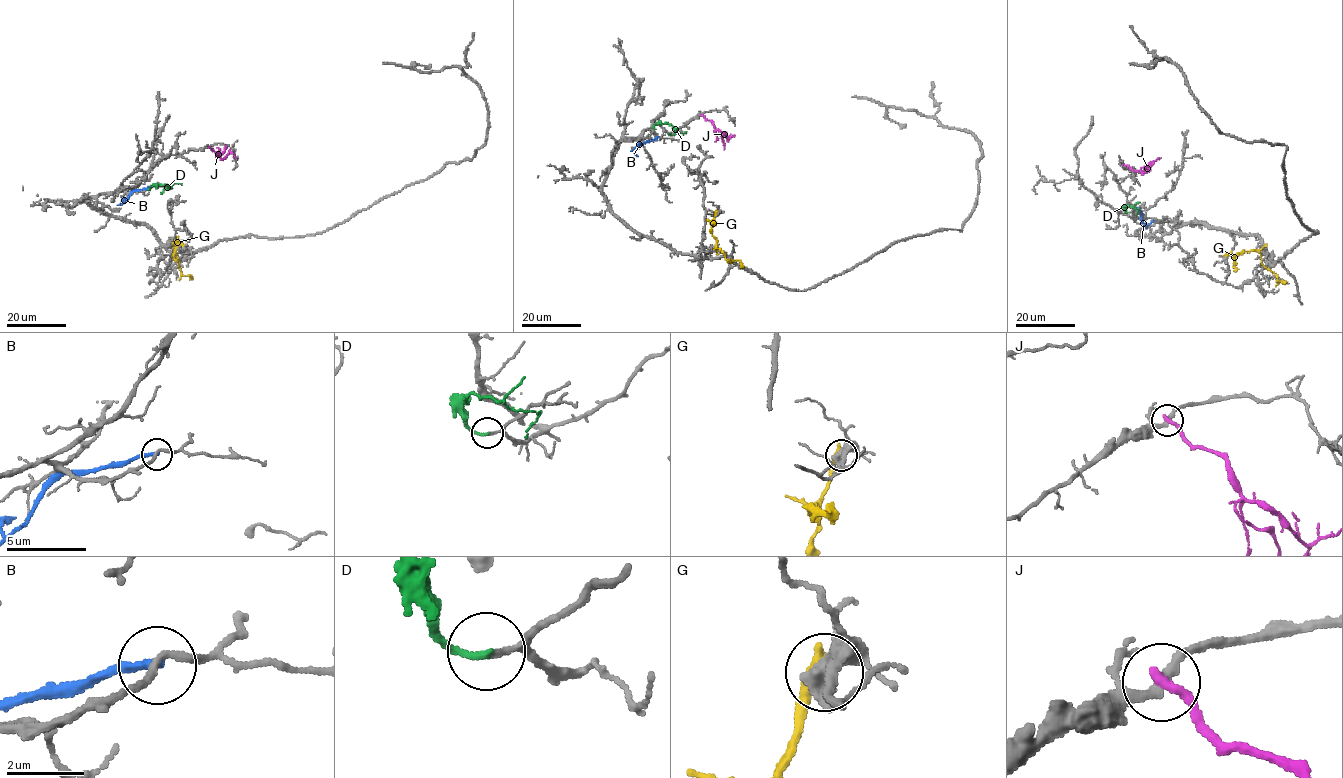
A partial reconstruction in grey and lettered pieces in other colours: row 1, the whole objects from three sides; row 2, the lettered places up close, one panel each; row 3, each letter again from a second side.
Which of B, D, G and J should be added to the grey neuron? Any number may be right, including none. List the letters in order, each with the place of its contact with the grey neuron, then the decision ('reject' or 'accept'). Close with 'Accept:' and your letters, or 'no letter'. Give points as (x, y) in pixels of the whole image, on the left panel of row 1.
B: meets grey at (151, 187); reject
D: meets grey at (148, 190); accept
G: meets grey at (183, 245); reject
J: meets grey at (209, 147); reject
Accept: D

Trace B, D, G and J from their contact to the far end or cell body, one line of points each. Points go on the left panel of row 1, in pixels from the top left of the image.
B: (151, 186), (134, 190), (123, 202), (125, 198)
D: (148, 190), (153, 184), (171, 187), (161, 192)
G: (183, 245), (174, 243), (177, 242), (173, 249), (181, 273), (190, 278)
J: (209, 146), (216, 156), (224, 152), (225, 145)

